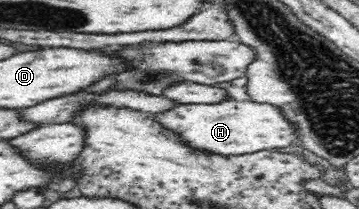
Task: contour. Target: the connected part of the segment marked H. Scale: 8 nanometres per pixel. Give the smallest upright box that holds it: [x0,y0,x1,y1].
[152,99,296,156]

